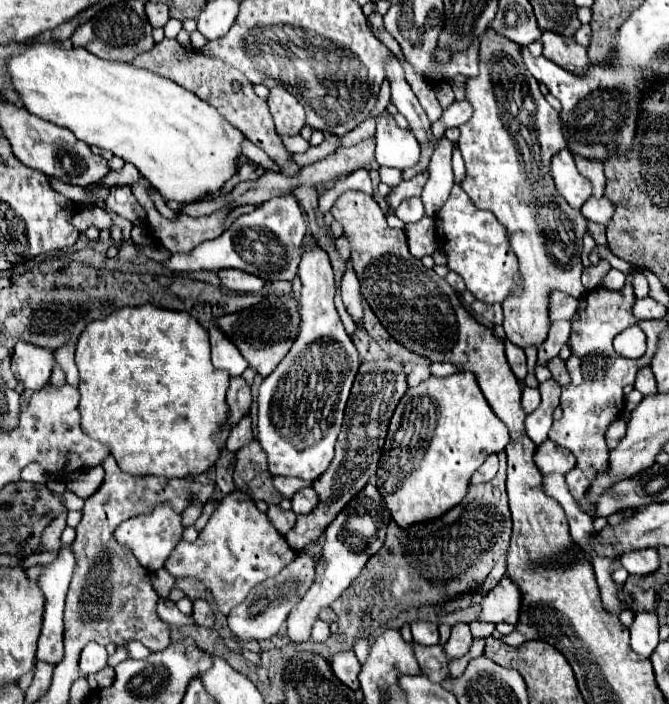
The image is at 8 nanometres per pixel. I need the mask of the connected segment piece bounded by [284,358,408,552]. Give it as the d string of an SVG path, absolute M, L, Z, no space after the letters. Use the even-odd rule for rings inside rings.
M398 358L360 364L360 370L356 374L356 380L346 404L344 424L336 442L336 454L328 470L312 484L312 488L318 492L318 506L310 514L300 514L294 528L284 536L292 550L298 552L312 546L322 536L326 526L354 498L354 492L360 492L370 480L370 476L376 474L390 418L394 414L396 404L406 394L406 390L408 390L406 372L404 372L404 364Z

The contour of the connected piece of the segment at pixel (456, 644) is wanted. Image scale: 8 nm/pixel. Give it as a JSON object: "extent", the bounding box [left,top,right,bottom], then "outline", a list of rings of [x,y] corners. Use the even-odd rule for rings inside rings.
{"extent":[444,624,472,660],"outline":[[[456,624],[456,626],[452,628],[450,640],[444,644],[444,652],[446,652],[446,656],[448,656],[450,660],[462,658],[462,656],[468,654],[470,644],[472,644],[472,634],[470,634],[468,624]]]}

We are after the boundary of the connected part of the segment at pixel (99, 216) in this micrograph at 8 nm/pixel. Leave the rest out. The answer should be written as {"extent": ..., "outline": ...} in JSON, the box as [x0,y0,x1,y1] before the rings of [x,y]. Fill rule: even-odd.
{"extent":[72,206,114,232],"outline":[[[88,206],[88,208],[84,208],[82,212],[76,212],[74,218],[72,218],[72,224],[74,224],[80,232],[84,232],[84,230],[90,228],[90,226],[96,226],[98,230],[110,230],[110,228],[114,226],[110,214],[104,212],[102,208],[98,208],[98,206]]]}

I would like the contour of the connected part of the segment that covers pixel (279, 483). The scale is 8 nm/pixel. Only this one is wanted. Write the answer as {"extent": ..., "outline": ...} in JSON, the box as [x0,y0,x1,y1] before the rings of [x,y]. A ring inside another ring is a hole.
{"extent":[272,478,308,498],"outline":[[[272,478],[272,484],[284,498],[292,498],[300,488],[308,486],[306,482],[298,480],[298,478]]]}

